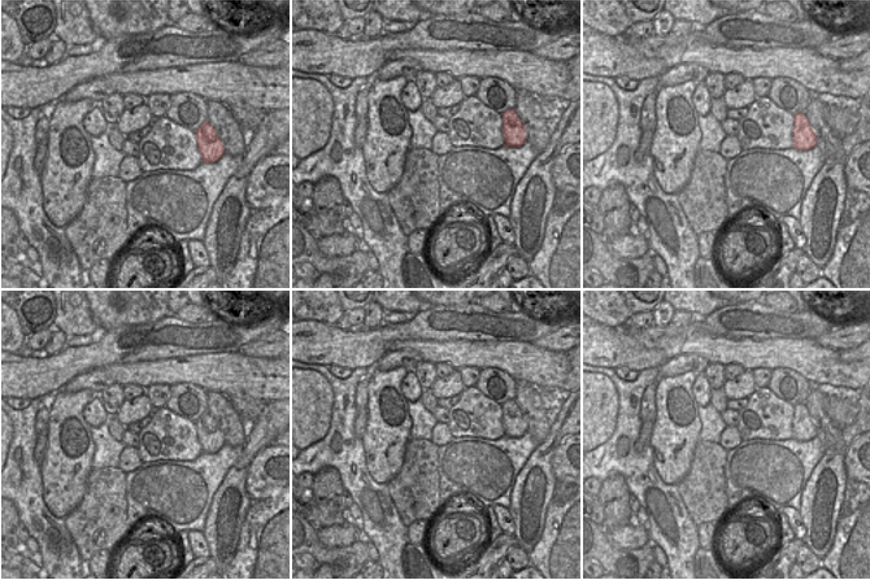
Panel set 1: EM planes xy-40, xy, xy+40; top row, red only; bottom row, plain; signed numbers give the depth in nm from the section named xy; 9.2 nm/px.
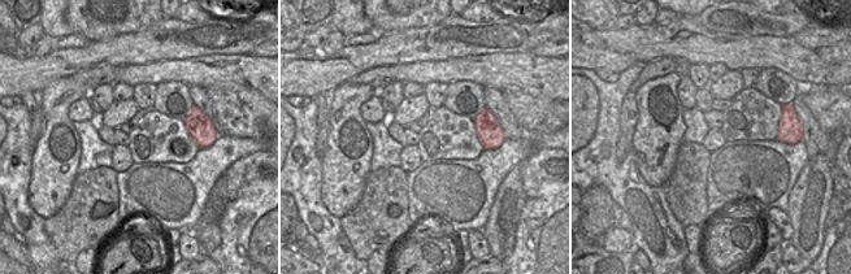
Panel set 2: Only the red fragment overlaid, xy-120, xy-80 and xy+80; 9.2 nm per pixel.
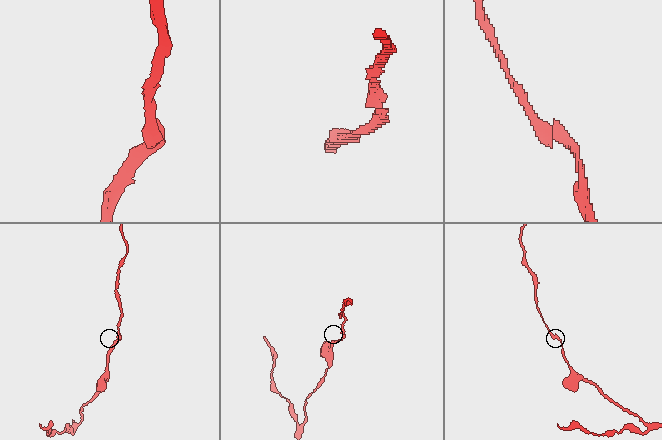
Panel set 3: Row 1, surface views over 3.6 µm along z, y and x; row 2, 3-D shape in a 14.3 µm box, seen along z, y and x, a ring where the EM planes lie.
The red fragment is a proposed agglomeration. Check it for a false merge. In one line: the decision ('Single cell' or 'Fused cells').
Single cell

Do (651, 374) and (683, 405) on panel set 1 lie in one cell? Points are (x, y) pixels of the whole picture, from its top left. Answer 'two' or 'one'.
two

